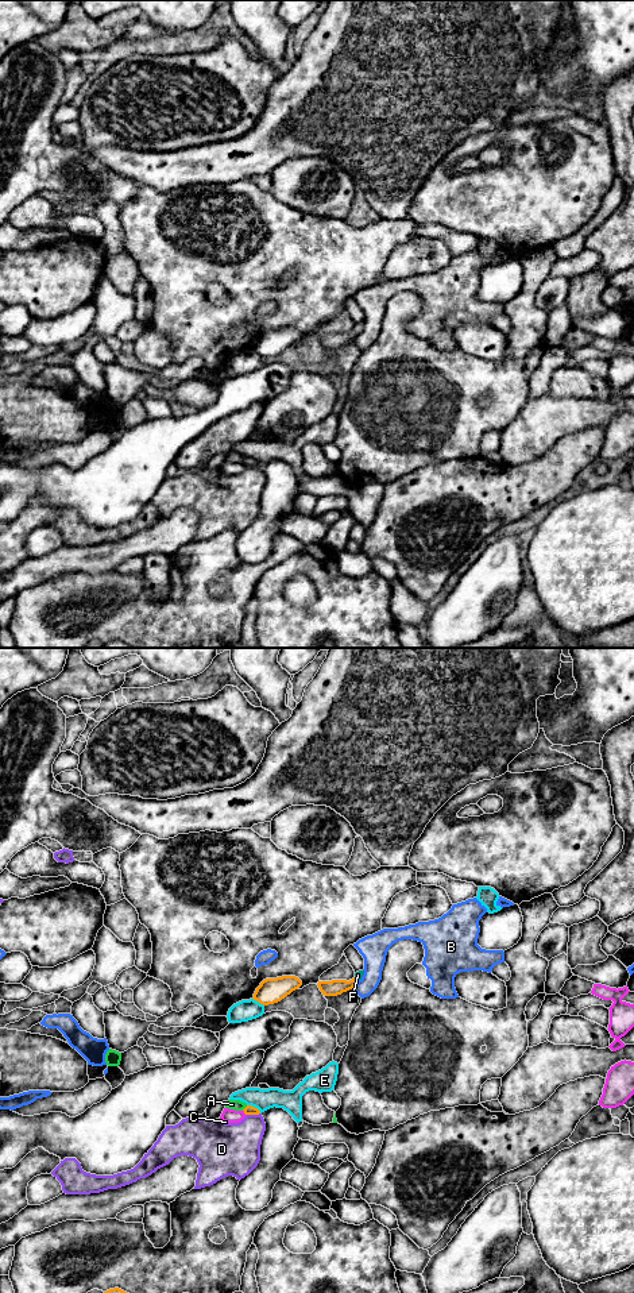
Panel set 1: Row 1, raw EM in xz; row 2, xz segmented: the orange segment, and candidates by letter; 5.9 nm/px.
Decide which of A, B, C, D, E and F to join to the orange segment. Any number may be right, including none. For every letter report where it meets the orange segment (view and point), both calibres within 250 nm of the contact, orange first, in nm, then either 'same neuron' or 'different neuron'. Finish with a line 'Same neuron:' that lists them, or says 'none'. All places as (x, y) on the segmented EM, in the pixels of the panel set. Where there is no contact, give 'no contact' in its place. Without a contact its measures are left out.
A: xz (246, 1107) | 60/60 nm | different neuron
B: xz (355, 984) | 100/160 nm | different neuron
C: xz (244, 1112) | 60/80 nm | different neuron
D: xz (252, 1114) | 60/320 nm | different neuron
E: xz (254, 1107) | 60/130 nm | different neuron
F: xz (356, 979) | 100/50 nm | same neuron
Same neuron: F

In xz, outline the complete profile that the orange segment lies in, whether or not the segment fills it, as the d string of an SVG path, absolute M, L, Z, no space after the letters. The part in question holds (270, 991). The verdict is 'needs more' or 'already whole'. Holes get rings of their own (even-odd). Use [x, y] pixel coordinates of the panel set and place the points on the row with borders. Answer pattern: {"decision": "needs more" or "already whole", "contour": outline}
{"decision": "already whole", "contour": "M295 976L266 979L256 988L252 999L263 1006L274 1004L285 999L287 995L298 989L301 985L302 981Z"}

